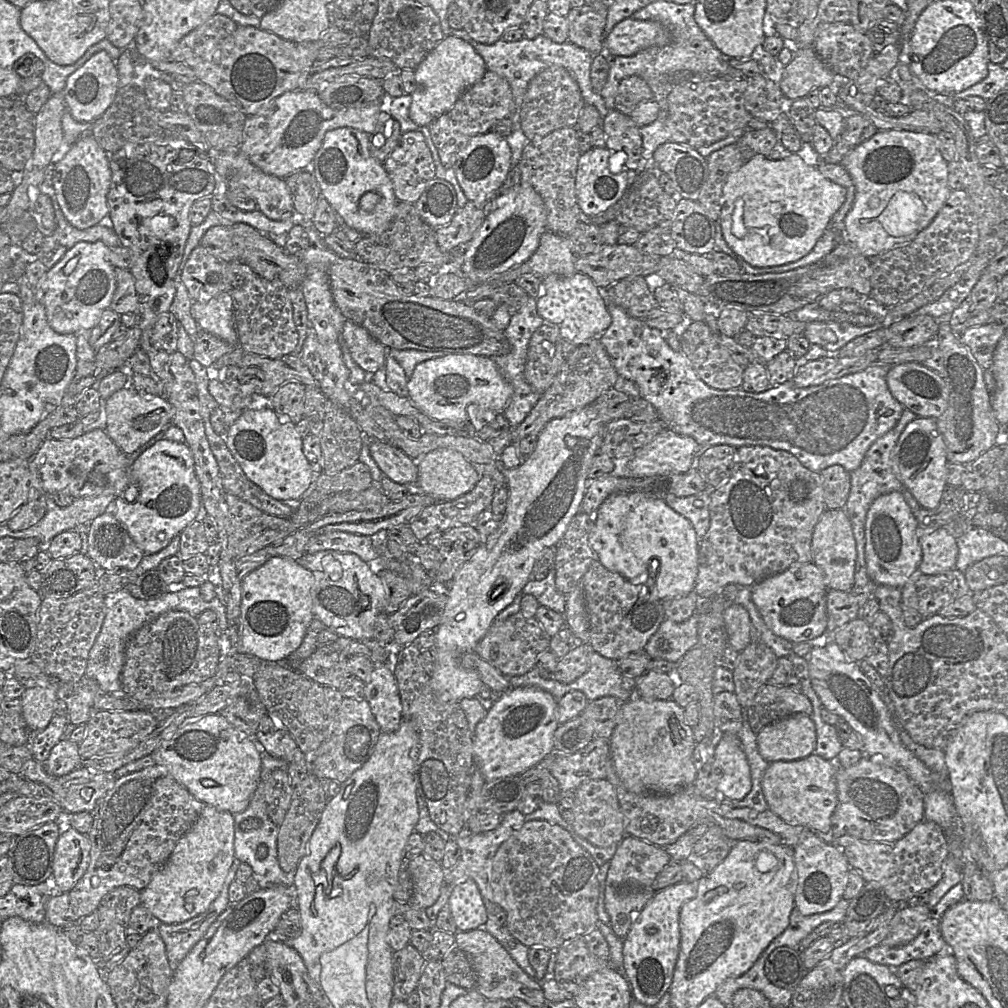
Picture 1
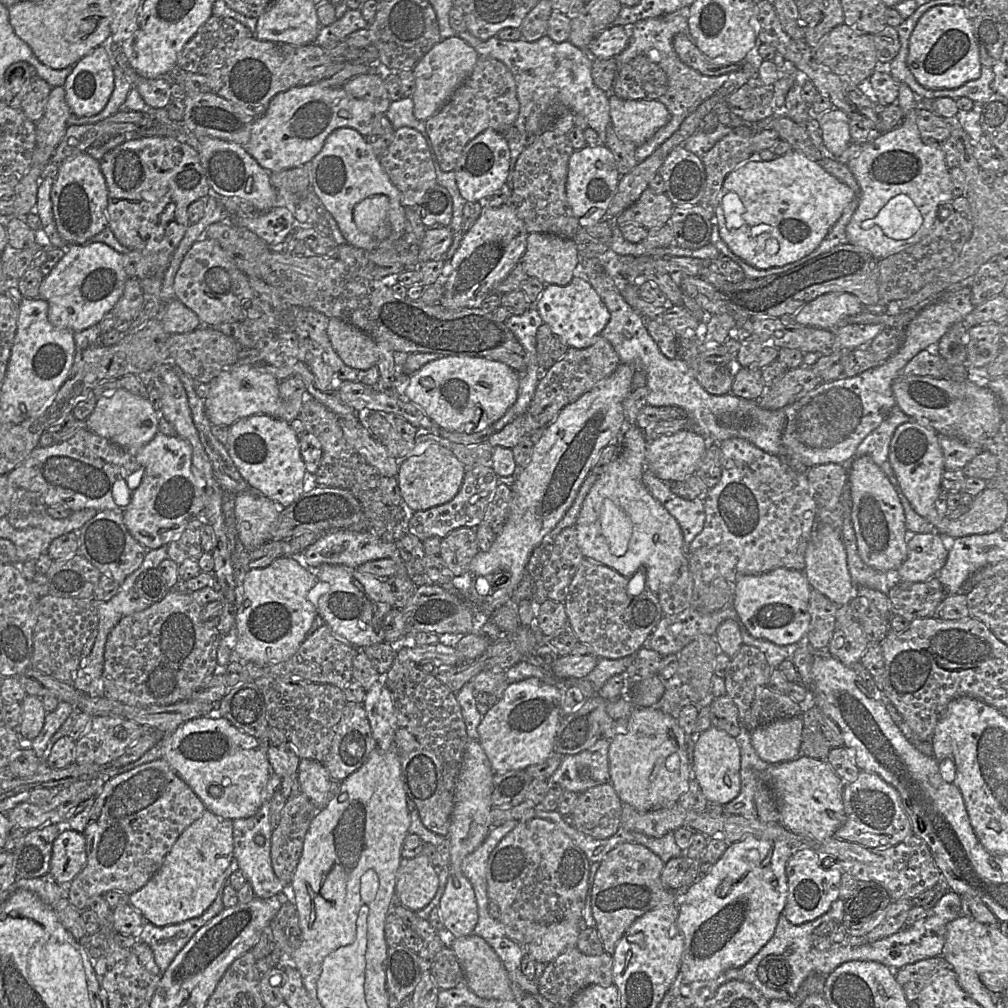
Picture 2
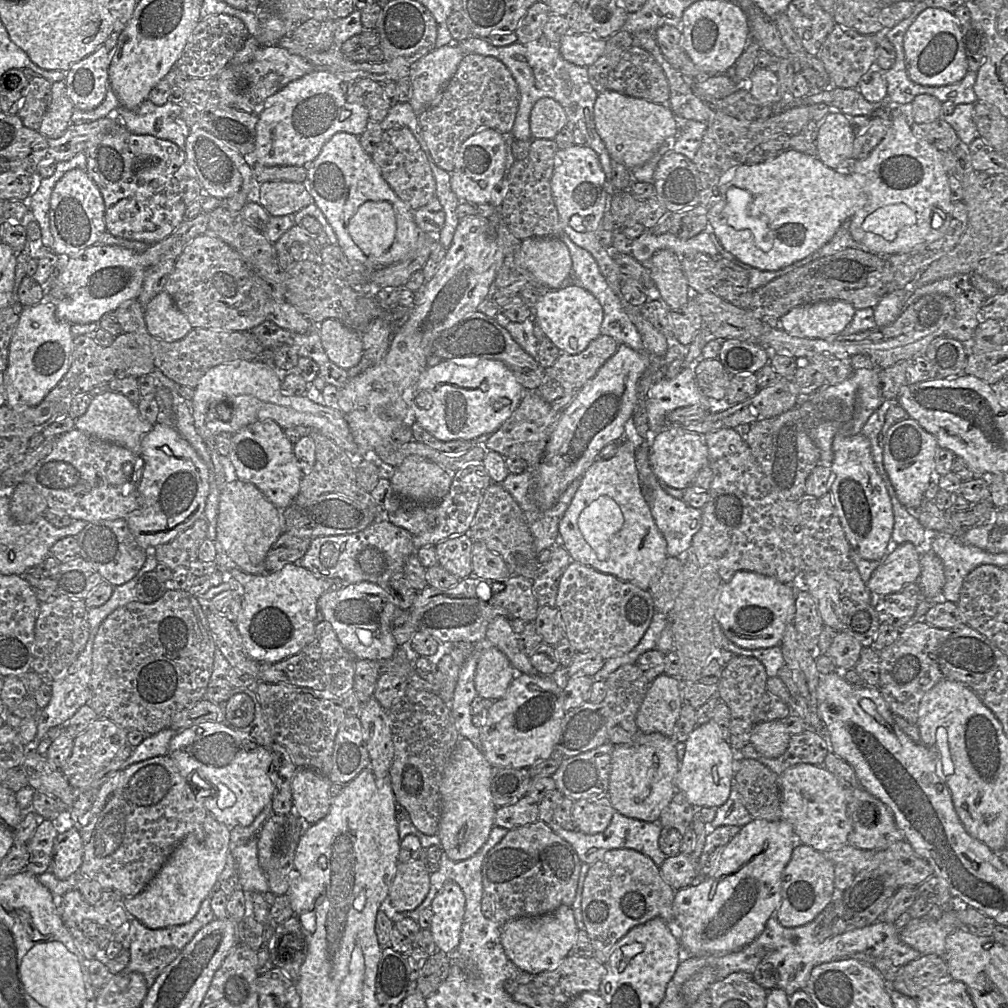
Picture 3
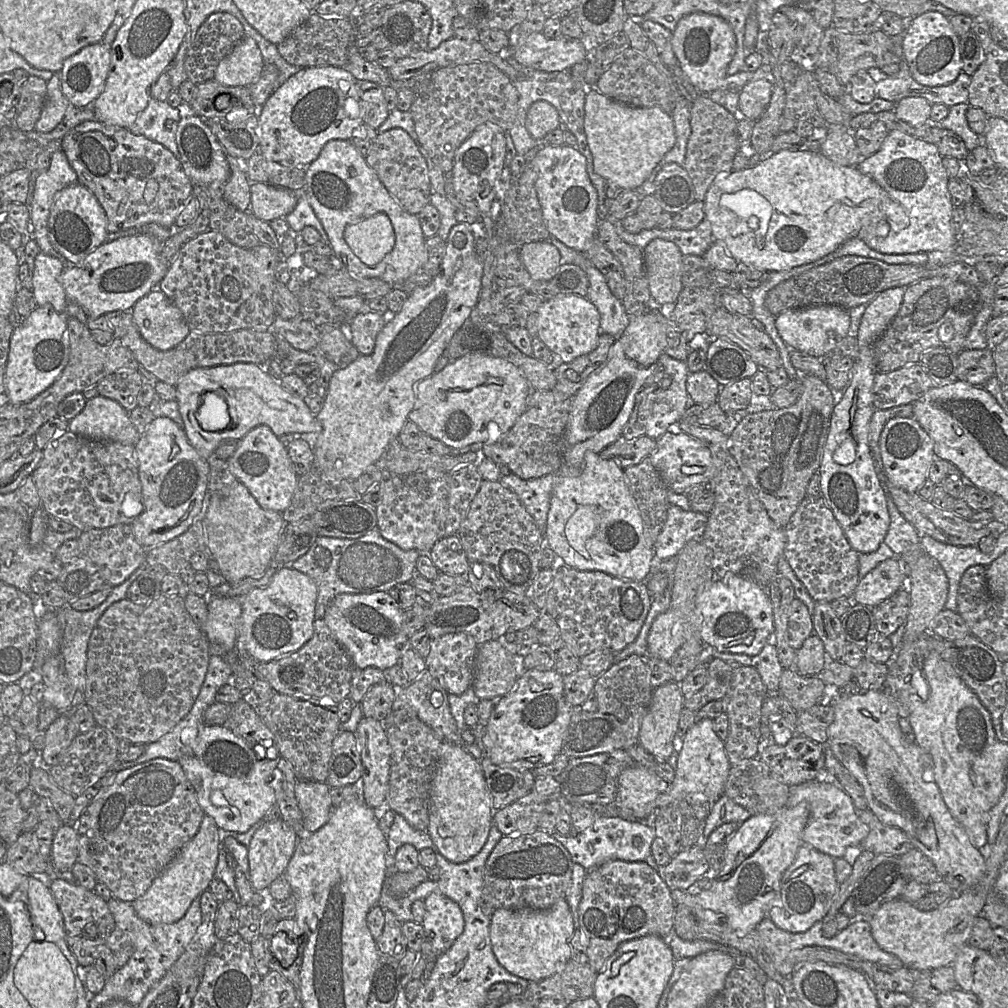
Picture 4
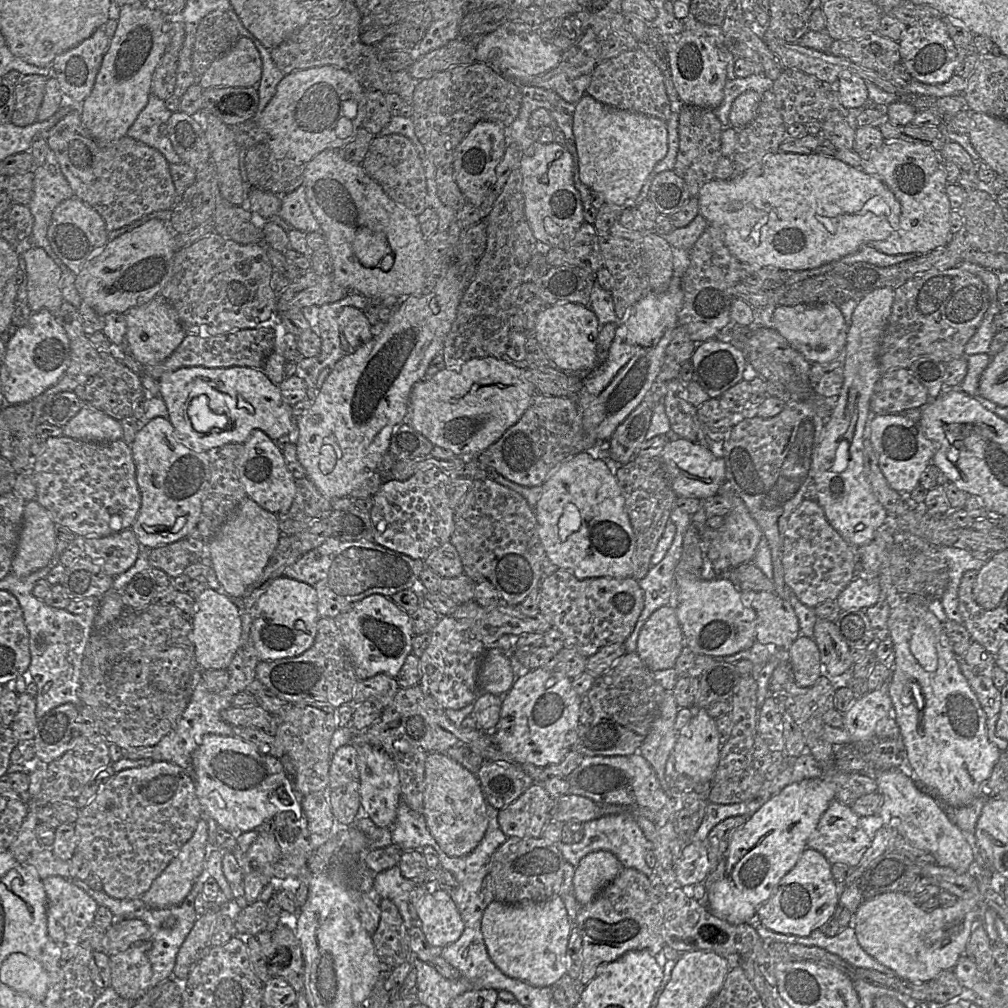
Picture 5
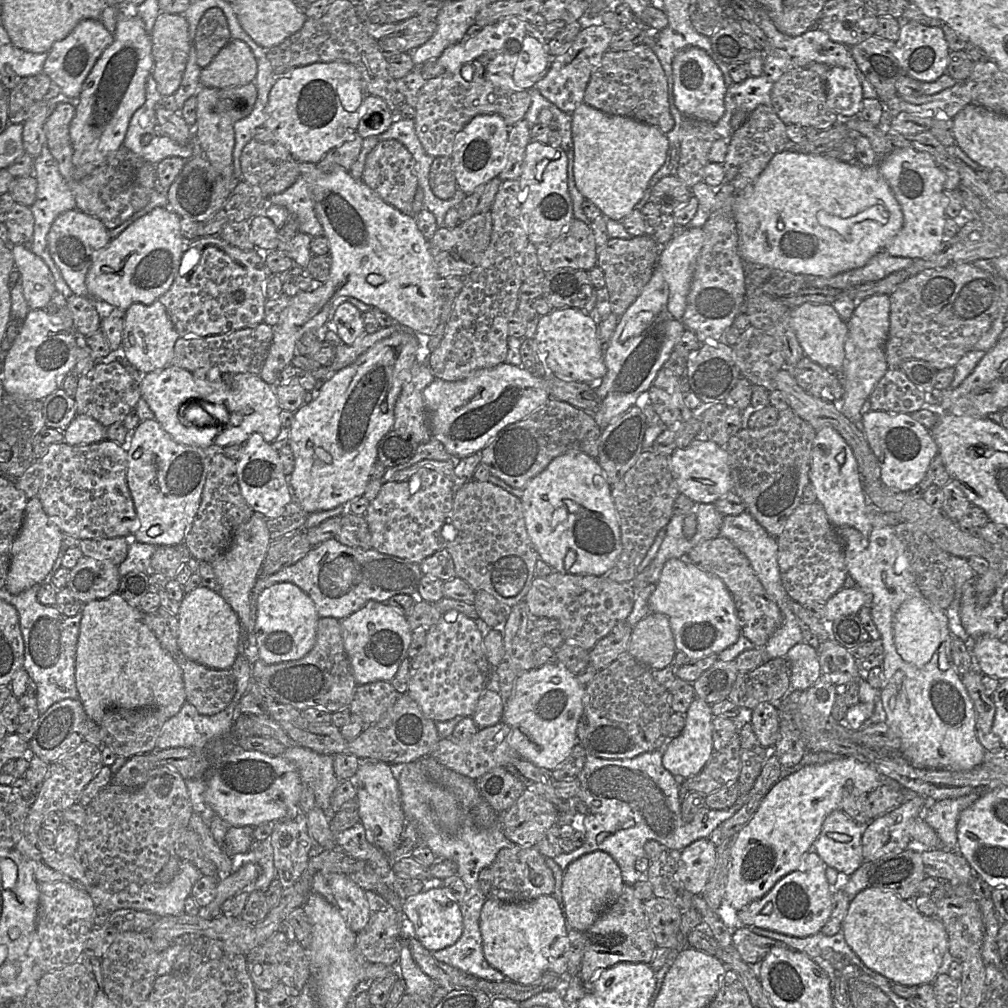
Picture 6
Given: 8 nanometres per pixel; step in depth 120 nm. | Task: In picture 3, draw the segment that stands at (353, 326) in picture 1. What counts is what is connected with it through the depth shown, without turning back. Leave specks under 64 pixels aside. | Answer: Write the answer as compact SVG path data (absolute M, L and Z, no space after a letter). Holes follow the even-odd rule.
M332 318L317 325L322 347L331 362L345 370L356 366L363 356L362 333Z

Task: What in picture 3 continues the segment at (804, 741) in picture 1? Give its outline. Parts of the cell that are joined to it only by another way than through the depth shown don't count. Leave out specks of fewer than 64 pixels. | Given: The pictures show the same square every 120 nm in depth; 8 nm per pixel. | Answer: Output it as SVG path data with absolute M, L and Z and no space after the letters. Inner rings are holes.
M782 721L763 722L754 725L750 744L766 758L778 758L787 749L791 734Z

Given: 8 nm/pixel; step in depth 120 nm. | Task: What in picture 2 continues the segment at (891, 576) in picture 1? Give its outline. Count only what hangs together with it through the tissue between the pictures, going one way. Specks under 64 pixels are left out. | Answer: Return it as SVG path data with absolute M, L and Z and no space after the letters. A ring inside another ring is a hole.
M870 456L855 457L850 461L848 467L848 487L852 499L851 517L859 555L865 564L874 569L884 572L897 571L907 558L909 538L916 535L907 531L905 513L898 493Z

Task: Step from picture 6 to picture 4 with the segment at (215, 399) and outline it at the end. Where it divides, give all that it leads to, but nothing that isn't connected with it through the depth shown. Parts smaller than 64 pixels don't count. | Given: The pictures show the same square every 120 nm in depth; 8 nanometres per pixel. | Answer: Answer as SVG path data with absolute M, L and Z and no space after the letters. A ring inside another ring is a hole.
M238 362L214 367L200 367L187 372L177 383L176 402L182 417L182 428L191 445L209 462L224 440L241 440L250 430L267 425L276 436L294 433L320 433L322 426L303 399L284 390L259 365ZM206 392L221 395L228 406L230 426L220 431L206 431L197 421L196 413Z

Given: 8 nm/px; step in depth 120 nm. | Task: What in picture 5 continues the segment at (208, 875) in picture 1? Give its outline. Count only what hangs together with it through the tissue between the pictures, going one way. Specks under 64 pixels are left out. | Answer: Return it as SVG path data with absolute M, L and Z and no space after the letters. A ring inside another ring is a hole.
M200 819L190 840L182 846L178 854L152 882L150 888L139 897L149 908L168 908L179 905L185 900L195 880L204 872L208 837L208 824L203 819Z

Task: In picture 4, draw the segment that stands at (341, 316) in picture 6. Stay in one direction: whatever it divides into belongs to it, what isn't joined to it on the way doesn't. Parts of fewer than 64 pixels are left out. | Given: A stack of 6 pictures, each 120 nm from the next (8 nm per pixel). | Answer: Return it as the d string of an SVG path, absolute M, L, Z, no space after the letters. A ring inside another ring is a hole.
M375 312L357 313L350 322L352 345L361 355L372 354L376 337L385 326L383 315Z

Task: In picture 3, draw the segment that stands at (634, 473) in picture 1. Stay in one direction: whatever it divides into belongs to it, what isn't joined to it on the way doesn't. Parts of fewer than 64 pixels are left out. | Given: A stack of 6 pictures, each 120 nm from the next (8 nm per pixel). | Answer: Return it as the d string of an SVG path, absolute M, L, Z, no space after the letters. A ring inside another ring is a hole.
M664 427L652 439L649 463L661 483L673 488L685 489L691 485L697 473L704 466L709 465L709 453L702 435L680 427Z

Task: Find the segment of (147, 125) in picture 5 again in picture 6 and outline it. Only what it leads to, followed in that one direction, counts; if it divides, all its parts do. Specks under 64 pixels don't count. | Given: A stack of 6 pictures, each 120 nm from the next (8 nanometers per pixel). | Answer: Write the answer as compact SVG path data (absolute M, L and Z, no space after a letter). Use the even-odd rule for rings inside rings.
M150 74L146 80L145 102L132 115L123 140L122 148L139 157L141 161L156 165L168 157L188 160L198 153L195 143L180 145L168 136L158 137L154 133L157 125L156 108L161 106L163 96Z

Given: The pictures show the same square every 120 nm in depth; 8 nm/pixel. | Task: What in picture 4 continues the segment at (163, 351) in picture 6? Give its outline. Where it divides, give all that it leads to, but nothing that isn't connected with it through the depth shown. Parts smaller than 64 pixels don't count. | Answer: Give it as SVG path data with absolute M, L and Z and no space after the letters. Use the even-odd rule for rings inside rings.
M158 288L139 299L131 313L143 339L161 351L174 348L190 332L180 309Z

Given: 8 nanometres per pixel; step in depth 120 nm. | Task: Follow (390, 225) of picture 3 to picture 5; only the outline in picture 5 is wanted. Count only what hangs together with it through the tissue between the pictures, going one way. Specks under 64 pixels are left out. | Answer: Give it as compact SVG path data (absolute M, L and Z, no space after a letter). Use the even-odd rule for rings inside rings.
M363 228L356 234L352 249L359 263L366 268L377 267L391 253L385 235L368 228Z

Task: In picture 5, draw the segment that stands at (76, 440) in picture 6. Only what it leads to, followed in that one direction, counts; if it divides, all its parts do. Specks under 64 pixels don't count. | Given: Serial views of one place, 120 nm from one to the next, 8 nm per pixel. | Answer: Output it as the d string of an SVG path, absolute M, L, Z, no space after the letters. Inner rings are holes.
M85 403L81 410L63 427L63 434L81 441L123 440L120 421Z

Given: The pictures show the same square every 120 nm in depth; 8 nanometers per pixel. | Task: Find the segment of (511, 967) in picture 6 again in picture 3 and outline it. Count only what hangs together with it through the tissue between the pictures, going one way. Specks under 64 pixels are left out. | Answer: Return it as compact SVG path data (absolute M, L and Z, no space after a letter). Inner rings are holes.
M562 905L540 916L507 921L501 925L501 944L507 957L520 971L537 975L555 969L573 953L578 930L571 906Z

